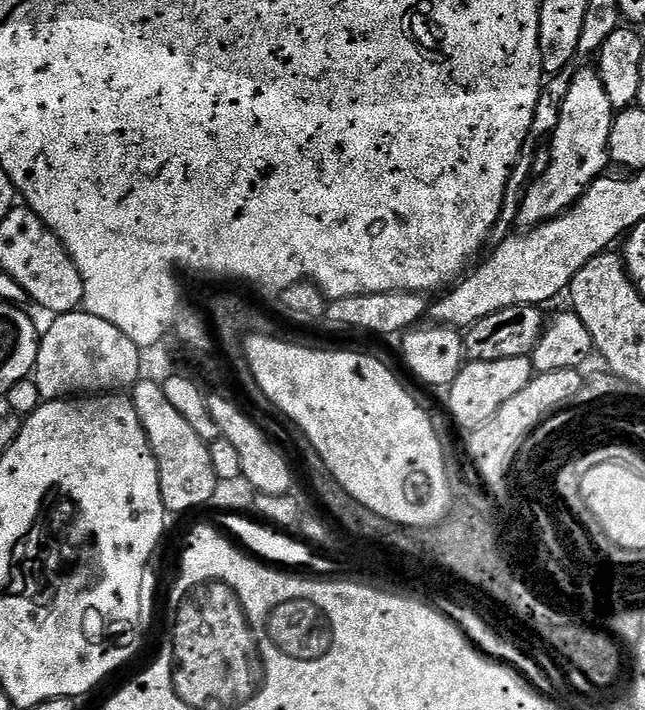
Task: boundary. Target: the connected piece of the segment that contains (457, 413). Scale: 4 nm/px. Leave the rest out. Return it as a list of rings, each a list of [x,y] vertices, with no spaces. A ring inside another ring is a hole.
[[[529,357],[522,358],[502,358],[498,362],[478,362],[477,360],[465,363],[460,373],[454,378],[454,382],[448,385],[446,395],[448,395],[448,412],[452,415],[452,420],[463,430],[471,430],[482,426],[514,394],[518,394],[530,381],[534,375],[532,361]]]

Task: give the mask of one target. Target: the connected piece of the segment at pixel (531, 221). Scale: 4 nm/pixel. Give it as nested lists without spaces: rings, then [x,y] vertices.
[[[580,66],[580,69],[572,72],[570,90],[566,90],[566,99],[558,114],[558,126],[547,145],[548,165],[544,173],[540,177],[537,175],[522,193],[515,222],[517,229],[536,228],[567,212],[599,176],[605,175],[607,168],[604,167],[609,167],[608,143],[614,109],[610,98],[606,98],[606,86],[602,86],[599,71],[595,67],[588,67],[592,66]]]

